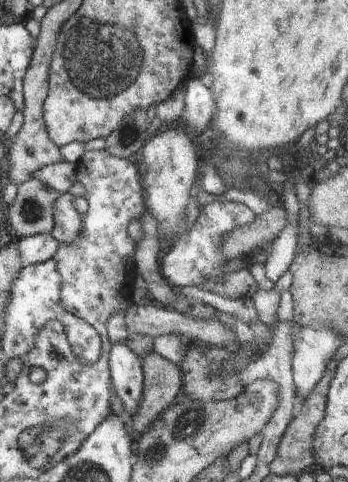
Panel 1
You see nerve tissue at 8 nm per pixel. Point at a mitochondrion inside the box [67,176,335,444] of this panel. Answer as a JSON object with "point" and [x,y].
{"point":[192,424]}

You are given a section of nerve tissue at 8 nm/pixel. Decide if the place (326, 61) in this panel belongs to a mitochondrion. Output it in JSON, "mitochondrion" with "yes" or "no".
{"mitochondrion":"no"}

